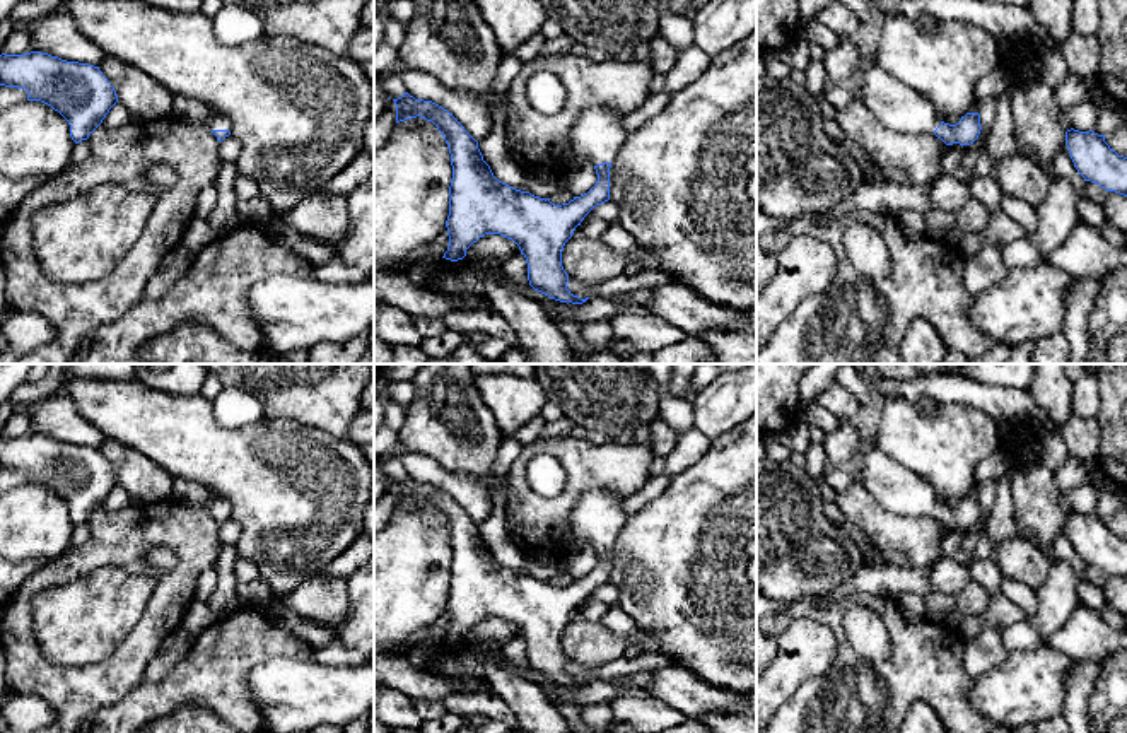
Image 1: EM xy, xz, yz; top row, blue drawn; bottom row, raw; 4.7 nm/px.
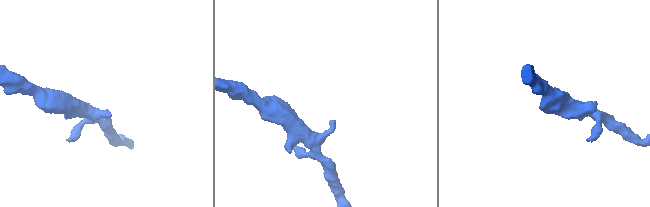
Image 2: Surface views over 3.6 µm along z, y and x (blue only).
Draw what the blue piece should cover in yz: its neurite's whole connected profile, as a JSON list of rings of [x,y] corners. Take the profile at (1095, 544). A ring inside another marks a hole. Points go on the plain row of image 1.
[[[1071,511],[1066,514],[1066,528],[1084,564],[1127,579],[1127,540],[1118,538],[1105,518]]]

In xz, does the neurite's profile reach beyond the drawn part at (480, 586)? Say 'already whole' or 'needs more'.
needs more

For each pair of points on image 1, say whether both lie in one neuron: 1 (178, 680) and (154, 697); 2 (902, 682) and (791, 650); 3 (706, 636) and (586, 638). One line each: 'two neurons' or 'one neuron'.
1: one neuron
2: two neurons
3: two neurons

